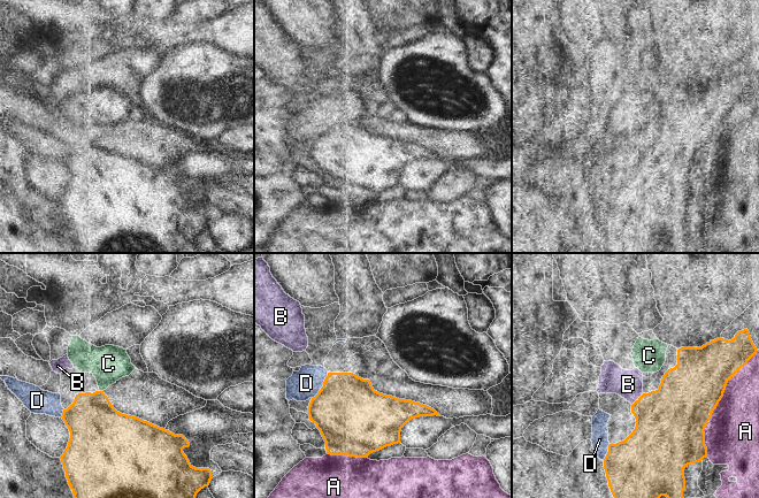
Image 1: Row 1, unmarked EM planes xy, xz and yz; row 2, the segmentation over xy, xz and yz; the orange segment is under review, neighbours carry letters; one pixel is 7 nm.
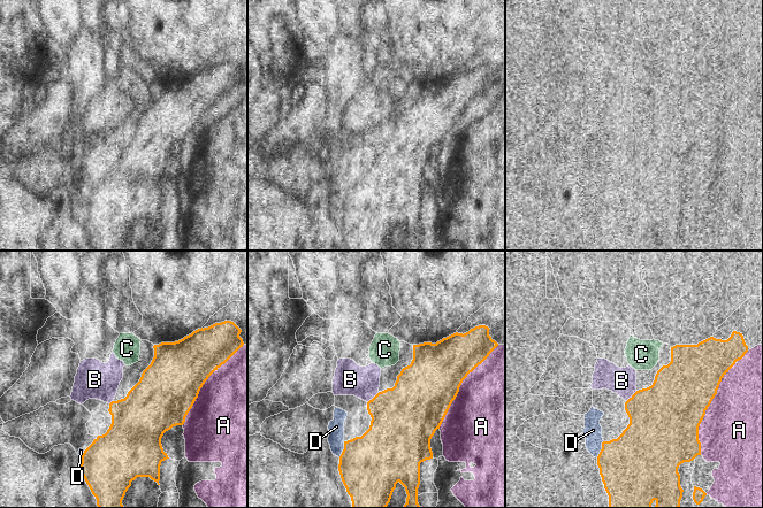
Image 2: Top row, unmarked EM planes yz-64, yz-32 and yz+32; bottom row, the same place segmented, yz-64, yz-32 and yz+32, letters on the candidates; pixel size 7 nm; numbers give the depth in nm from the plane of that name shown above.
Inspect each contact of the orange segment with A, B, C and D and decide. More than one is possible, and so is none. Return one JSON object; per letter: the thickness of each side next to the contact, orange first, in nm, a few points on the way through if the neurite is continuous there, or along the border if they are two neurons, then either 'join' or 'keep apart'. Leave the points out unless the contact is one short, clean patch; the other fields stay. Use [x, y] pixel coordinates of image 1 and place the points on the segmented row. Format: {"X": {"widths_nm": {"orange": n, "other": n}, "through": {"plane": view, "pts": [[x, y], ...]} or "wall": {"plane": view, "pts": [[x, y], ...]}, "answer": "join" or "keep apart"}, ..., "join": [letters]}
{"A": {"widths_nm": {"orange": 420, "other": 380}, "answer": "keep apart"}, "B": {"widths_nm": {"orange": 440, "other": 200}, "answer": "keep apart"}, "C": {"widths_nm": {"orange": 360, "other": 260}, "answer": "keep apart"}, "D": {"widths_nm": {"orange": 480, "other": 200}, "answer": "keep apart"}, "join": []}

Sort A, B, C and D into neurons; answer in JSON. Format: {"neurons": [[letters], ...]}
{"neurons": [["A"], ["B", "C"], ["D"]]}

